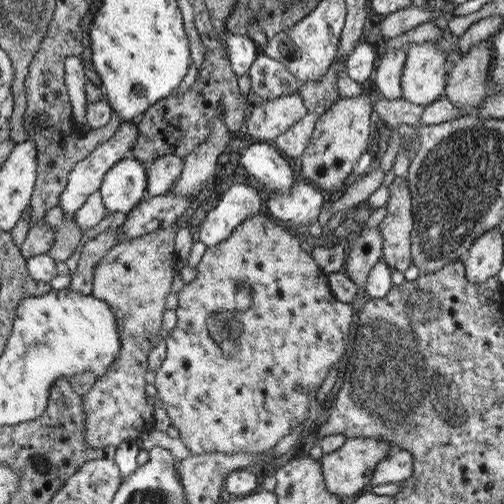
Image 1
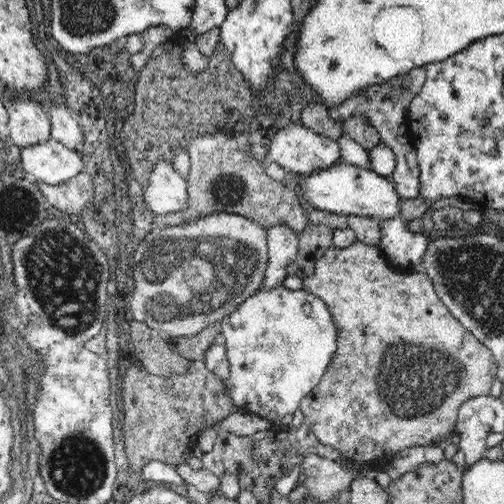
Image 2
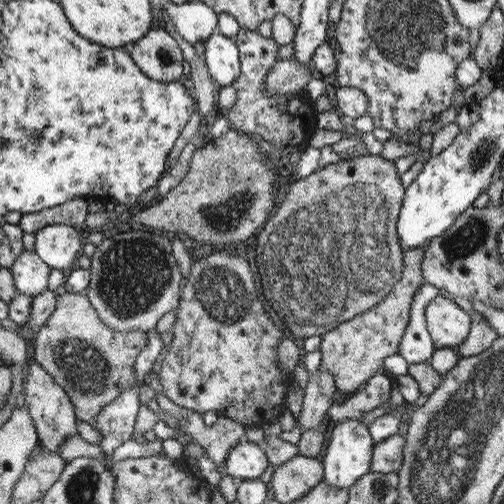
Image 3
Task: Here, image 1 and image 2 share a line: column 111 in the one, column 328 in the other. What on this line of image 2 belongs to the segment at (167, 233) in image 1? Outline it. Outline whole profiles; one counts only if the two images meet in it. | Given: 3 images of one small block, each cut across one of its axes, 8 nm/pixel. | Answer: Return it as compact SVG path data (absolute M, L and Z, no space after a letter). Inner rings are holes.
M356 240L348 248L330 246L324 252L324 256L320 260L316 260L314 272L308 278L302 280L302 290L306 290L308 294L314 294L316 298L320 298L328 306L328 312L332 314L332 324L336 326L336 354L334 354L332 362L328 364L328 370L326 370L324 378L318 382L318 386L312 392L308 392L308 398L304 398L304 402L300 404L298 414L304 420L302 424L318 438L318 442L324 444L326 448L334 448L340 454L340 458L348 458L348 460L356 460L356 462L378 462L378 460L384 460L384 458L390 460L392 456L396 456L398 452L408 450L408 448L436 446L438 442L450 440L452 434L456 434L458 410L460 410L460 406L464 406L464 402L468 402L468 398L480 398L480 396L490 394L492 382L498 376L494 354L490 352L488 346L484 346L478 338L474 338L452 316L452 312L444 306L444 302L440 302L440 294L436 294L436 290L432 286L432 280L422 270L394 268L390 264L390 260L384 258L384 254L378 246L370 246L370 244L364 244L364 242Z

